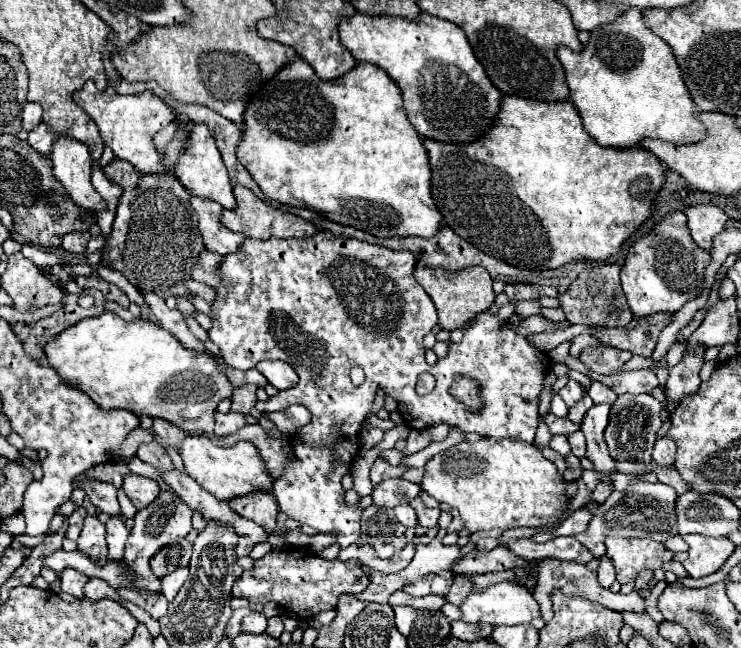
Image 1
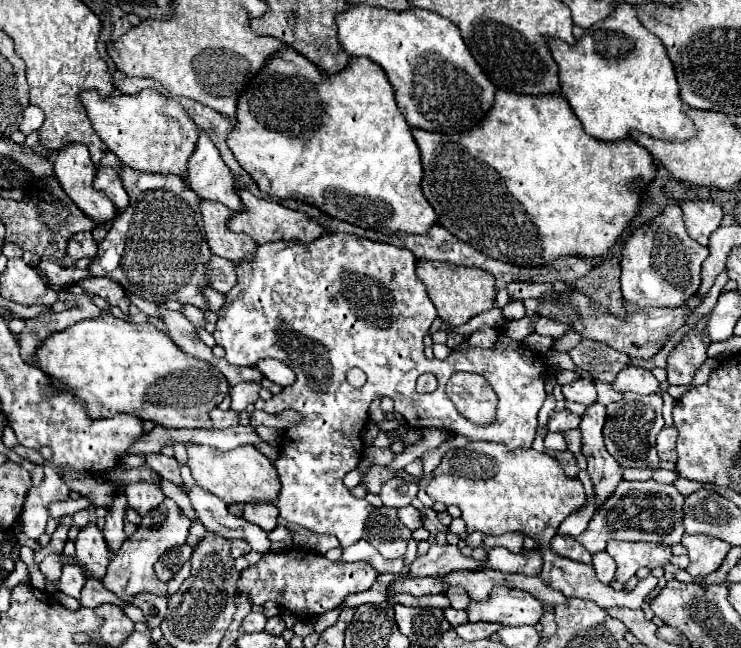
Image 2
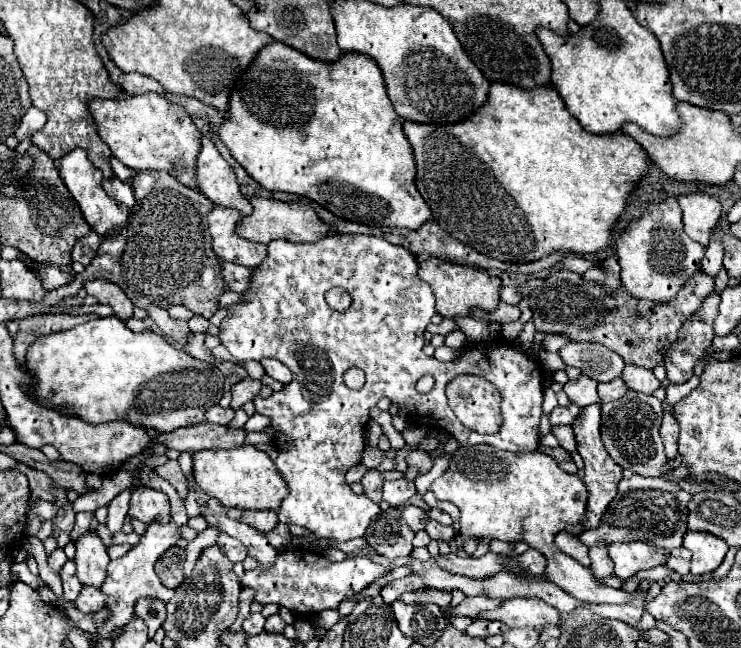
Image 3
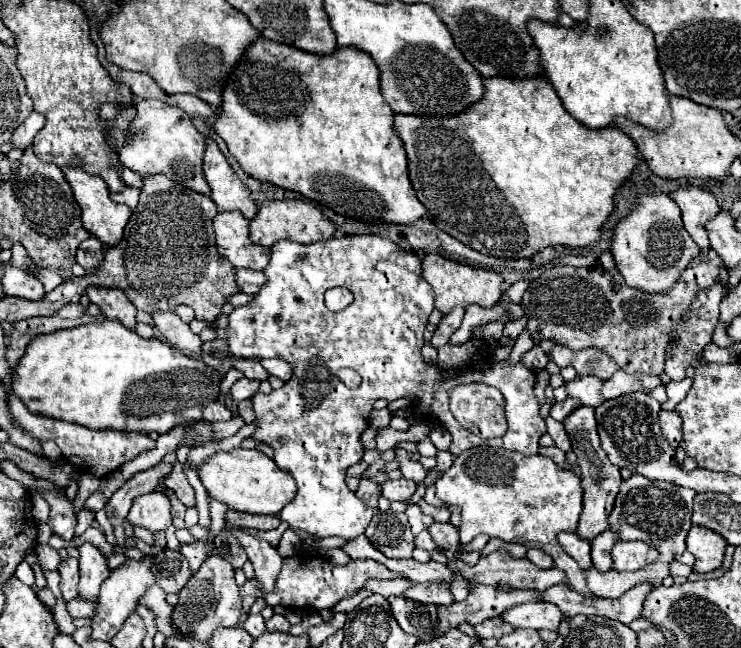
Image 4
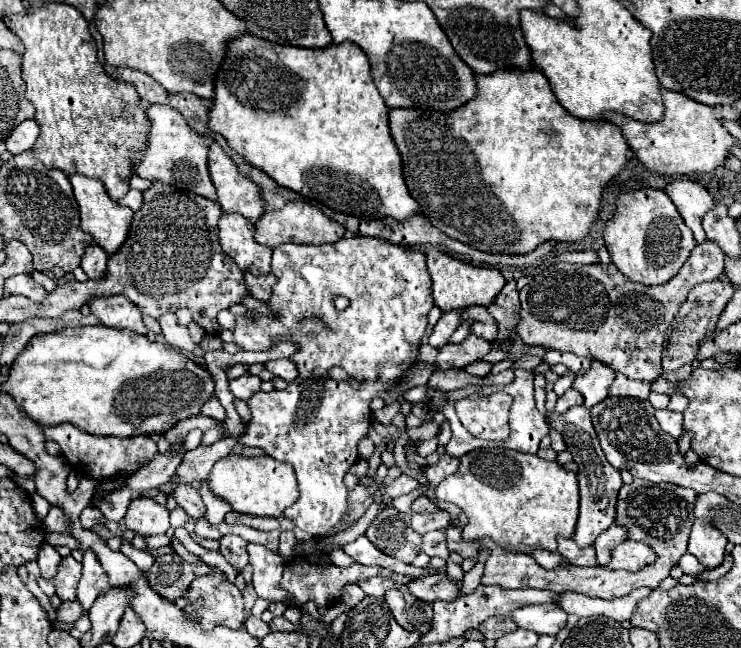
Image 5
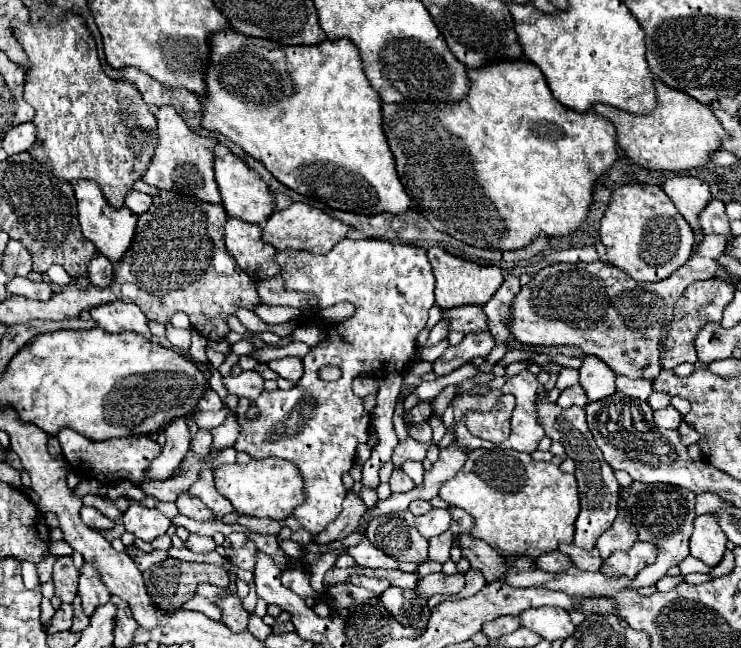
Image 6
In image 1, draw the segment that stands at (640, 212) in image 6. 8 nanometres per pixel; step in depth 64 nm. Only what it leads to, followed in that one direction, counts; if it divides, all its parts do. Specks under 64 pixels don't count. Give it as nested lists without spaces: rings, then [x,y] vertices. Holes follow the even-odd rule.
[[[676,210],[668,216],[664,216],[650,232],[646,232],[642,238],[638,238],[630,248],[628,248],[628,254],[626,254],[626,260],[624,260],[624,266],[622,266],[622,290],[624,290],[624,296],[626,296],[626,302],[632,310],[634,316],[650,316],[650,314],[656,314],[656,312],[678,312],[688,300],[694,300],[700,292],[702,292],[702,286],[704,286],[704,268],[708,266],[710,262],[710,252],[704,252],[704,248],[696,246],[690,232],[688,232],[688,226],[686,226],[686,216],[684,212]]]

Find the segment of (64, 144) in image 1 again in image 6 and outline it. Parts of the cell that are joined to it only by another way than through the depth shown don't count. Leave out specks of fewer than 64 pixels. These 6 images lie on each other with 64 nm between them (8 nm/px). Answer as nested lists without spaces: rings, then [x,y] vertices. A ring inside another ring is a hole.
[[[92,180],[74,182],[74,192],[78,200],[78,220],[80,220],[82,234],[96,246],[100,254],[104,254],[114,264],[116,260],[120,260],[120,256],[124,256],[124,252],[128,250],[128,244],[132,244],[138,216],[128,208],[120,208],[120,210],[108,208],[108,202],[104,200],[100,186],[96,186],[96,182]]]

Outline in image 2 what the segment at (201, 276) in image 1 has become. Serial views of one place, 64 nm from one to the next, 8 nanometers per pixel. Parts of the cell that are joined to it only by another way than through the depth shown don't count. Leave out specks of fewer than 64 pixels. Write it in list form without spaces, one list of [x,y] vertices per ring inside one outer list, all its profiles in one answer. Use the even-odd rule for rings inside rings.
[[[212,256],[210,260],[212,262],[208,264],[208,274],[206,274],[208,280],[210,280],[210,286],[218,292],[228,294],[236,286],[236,266],[234,266],[234,262],[218,258],[218,256]]]

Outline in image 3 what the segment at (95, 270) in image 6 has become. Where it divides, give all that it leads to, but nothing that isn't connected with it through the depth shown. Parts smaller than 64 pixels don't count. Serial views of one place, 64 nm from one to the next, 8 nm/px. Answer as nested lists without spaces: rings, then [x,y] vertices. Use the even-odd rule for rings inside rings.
[[[90,232],[88,236],[84,236],[76,242],[76,246],[72,250],[72,260],[88,266],[96,256],[98,246],[100,246],[100,236],[96,236],[96,232]]]

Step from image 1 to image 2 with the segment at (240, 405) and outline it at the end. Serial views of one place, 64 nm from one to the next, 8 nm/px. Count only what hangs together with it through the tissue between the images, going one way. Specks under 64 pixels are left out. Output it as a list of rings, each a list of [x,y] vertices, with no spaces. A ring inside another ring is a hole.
[[[242,382],[230,388],[230,396],[232,396],[232,410],[242,412],[246,410],[248,404],[254,404],[258,400],[258,390],[260,384],[258,382]]]

